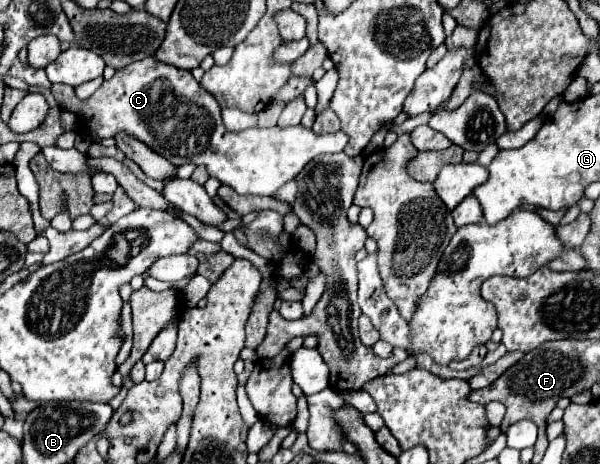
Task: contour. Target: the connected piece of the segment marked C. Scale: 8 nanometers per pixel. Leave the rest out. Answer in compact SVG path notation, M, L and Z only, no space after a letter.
M153 57L117 71L115 77L103 81L87 101L77 99L69 85L51 85L51 91L59 103L79 115L79 129L83 133L97 131L99 137L113 137L117 131L127 131L175 167L185 165L185 161L205 165L211 177L229 185L239 195L273 195L313 157L323 153L341 153L347 145L347 135L343 131L333 135L315 135L303 125L231 133L221 121L217 99L203 91L189 71L169 67Z

